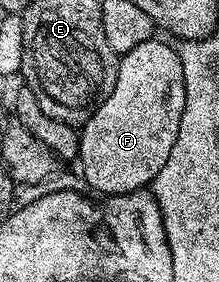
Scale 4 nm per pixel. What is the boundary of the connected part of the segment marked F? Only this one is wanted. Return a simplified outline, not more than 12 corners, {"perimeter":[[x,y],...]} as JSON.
{"perimeter":[[158,37],[121,56],[79,131],[100,196],[150,188],[185,109],[185,69]]}

